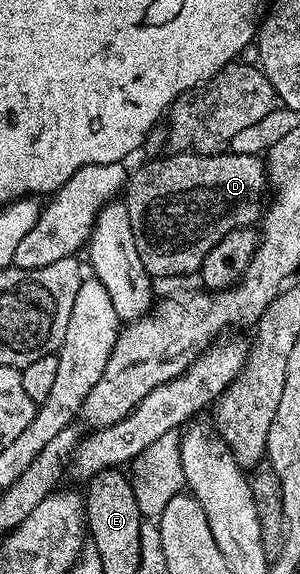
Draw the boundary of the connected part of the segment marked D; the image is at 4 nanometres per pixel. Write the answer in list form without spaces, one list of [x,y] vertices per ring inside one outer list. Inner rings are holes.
[[[223,151],[221,153],[171,152],[169,156],[170,157],[168,157],[168,155],[161,155],[147,160],[144,163],[147,165],[140,166],[135,173],[133,170],[133,172],[129,174],[124,190],[124,204],[128,211],[128,219],[132,223],[132,235],[136,235],[136,251],[140,251],[140,263],[144,263],[147,273],[154,279],[158,279],[158,277],[182,277],[185,273],[197,274],[204,263],[204,255],[208,255],[208,251],[212,251],[212,247],[216,247],[216,243],[220,243],[220,239],[224,235],[228,235],[228,231],[253,226],[255,222],[261,218],[264,212],[264,202],[268,197],[266,163],[261,156],[234,154],[231,151]]]

